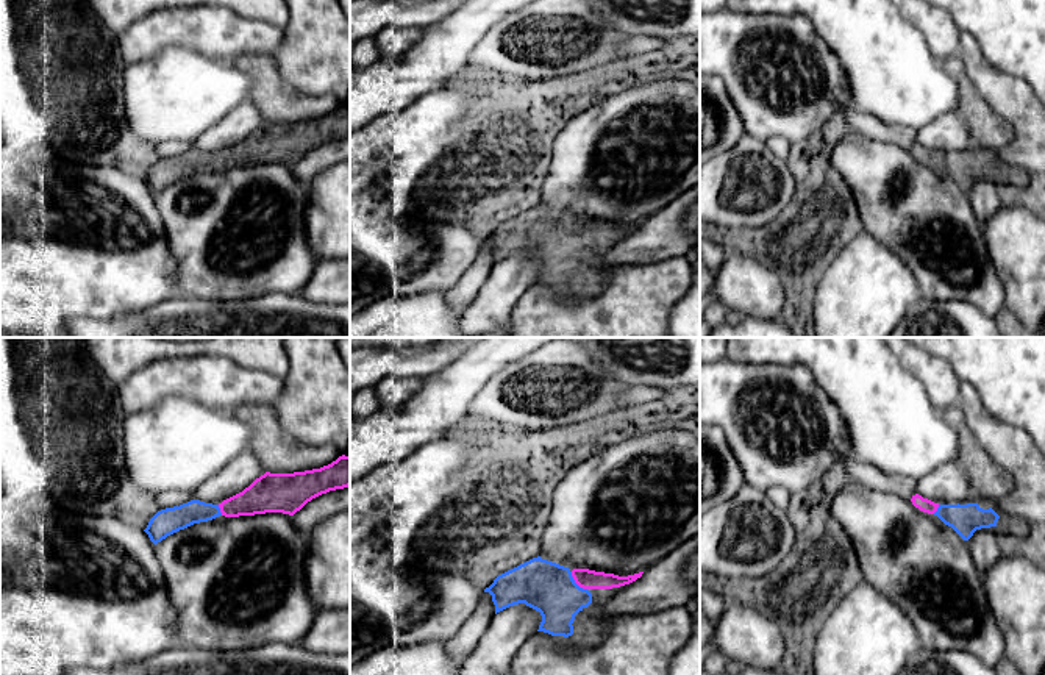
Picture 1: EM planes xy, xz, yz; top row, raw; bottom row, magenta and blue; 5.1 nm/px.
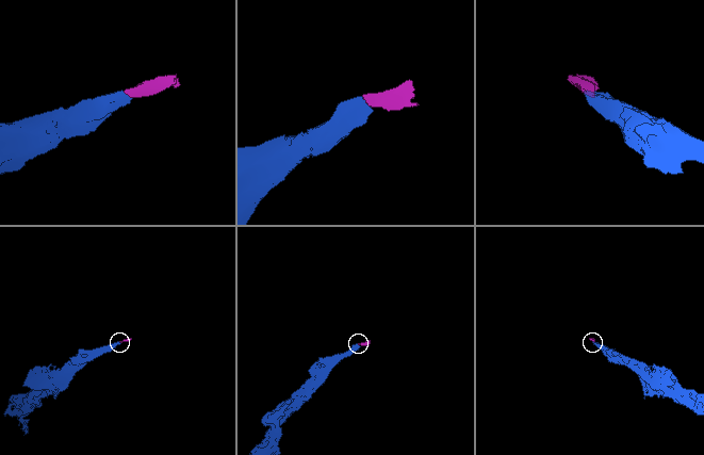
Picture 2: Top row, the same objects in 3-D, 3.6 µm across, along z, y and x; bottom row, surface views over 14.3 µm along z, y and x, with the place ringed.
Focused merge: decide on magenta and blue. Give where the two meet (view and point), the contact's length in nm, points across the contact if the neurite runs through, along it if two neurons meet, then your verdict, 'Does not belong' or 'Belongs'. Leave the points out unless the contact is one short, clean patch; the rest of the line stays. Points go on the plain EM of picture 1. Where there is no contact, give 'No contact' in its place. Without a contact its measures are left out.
Touches magenta at xz (577, 233). Shared border 130 nm. Path across: xz (584, 228), (577, 233), (570, 238), (549, 238). Belongs

